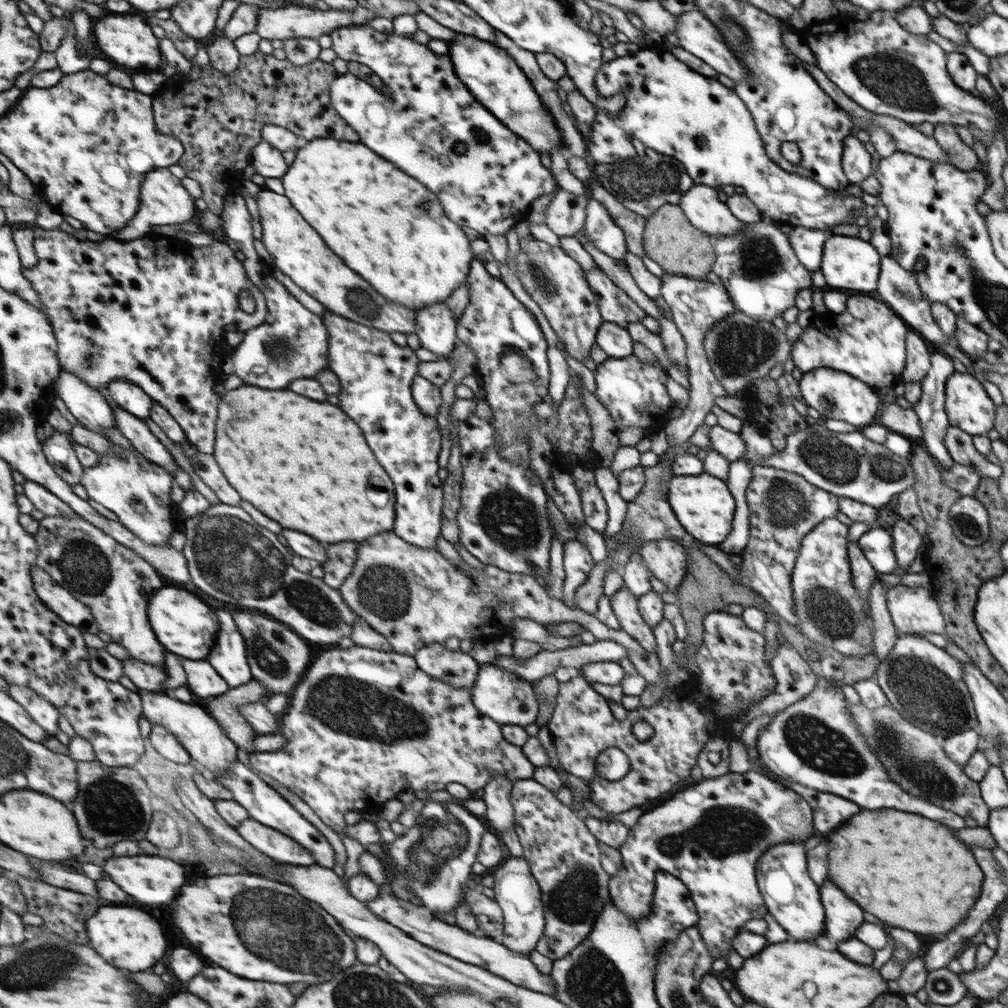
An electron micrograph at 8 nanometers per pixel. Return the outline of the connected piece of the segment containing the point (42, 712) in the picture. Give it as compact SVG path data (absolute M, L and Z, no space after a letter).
M10 683L11 695L26 707L26 710L32 714L32 718L44 726L50 734L60 734L60 710L54 706L54 702L42 698L40 694L34 692L32 688L19 686Z

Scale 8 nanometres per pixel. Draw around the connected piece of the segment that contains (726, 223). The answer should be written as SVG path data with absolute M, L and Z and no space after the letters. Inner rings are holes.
M694 183L680 198L679 205L693 225L710 236L732 236L741 232L746 223L732 214L718 194L714 187Z

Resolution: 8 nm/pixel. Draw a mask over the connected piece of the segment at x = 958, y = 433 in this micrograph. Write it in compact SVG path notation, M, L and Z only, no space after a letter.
M955 426L948 427L944 446L948 448L948 454L952 456L955 463L974 467L981 477L998 480L1002 476L1001 465L988 462L986 455L974 448L973 436L962 429Z

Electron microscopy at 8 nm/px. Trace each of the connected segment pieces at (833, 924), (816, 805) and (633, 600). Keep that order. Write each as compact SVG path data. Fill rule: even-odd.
M830 880L822 886L822 904L826 904L826 916L830 916L830 924L826 924L826 940L832 944L842 942L842 938L854 938L856 928L864 922L864 912L858 904L846 898Z
M766 769L765 775L767 777L774 776L773 780L781 785L785 785L794 792L799 793L805 800L808 800L809 804L813 808L813 812L818 812L818 830L820 832L828 832L832 828L838 828L842 822L846 822L850 816L858 814L860 812L860 806L850 802L850 800L844 800L836 794L828 794L828 792L818 792L812 788L808 788L800 783L794 781L788 781L774 775L770 769Z
M622 585L618 591L611 596L610 605L614 615L620 622L620 629L624 630L633 640L636 640L649 652L656 652L657 641L651 628L640 615L638 599L626 585Z

